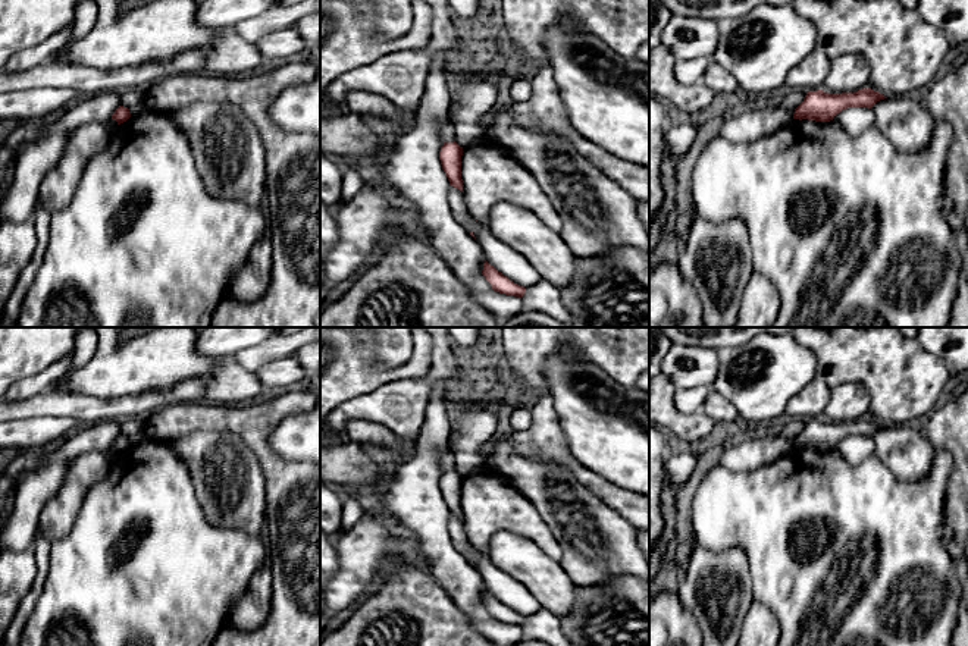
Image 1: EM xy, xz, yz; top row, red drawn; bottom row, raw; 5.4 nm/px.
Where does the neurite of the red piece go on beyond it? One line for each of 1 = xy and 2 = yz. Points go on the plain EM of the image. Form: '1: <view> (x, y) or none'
1: none
2: none

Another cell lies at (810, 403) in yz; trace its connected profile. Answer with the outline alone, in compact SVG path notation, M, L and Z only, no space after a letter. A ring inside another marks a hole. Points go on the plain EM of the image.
M821 380L808 383L786 407L786 415L792 420L821 418L828 404L831 389Z

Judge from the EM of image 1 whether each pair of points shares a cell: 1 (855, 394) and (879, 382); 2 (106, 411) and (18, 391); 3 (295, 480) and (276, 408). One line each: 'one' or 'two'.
1: two
2: two
3: one

